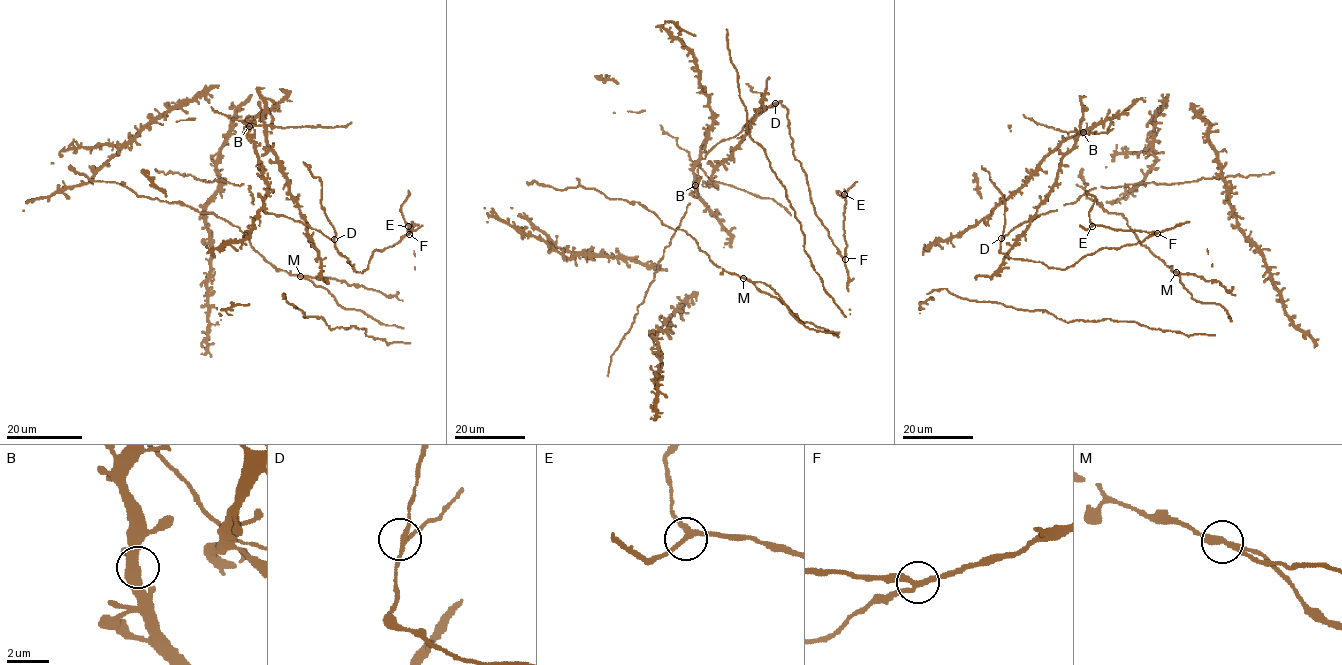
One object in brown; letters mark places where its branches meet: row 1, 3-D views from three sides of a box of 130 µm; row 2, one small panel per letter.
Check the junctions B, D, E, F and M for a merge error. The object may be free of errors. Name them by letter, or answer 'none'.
M

